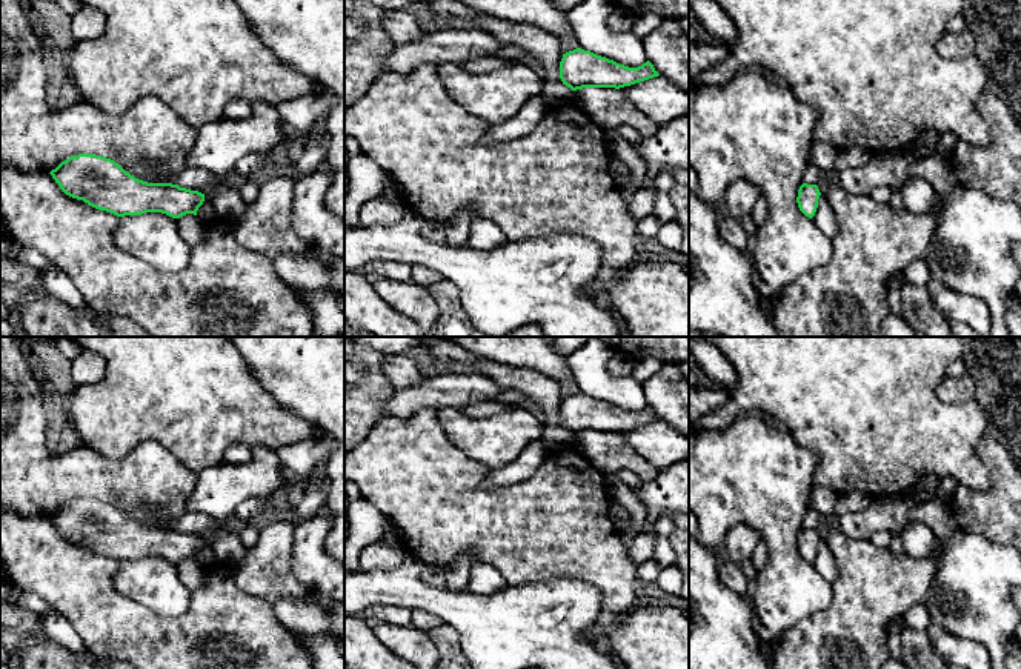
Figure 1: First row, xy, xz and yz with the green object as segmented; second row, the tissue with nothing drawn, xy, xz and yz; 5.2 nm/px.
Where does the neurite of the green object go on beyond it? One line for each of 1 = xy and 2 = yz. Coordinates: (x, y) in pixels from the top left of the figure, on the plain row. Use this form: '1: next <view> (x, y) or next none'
1: next none
2: next none

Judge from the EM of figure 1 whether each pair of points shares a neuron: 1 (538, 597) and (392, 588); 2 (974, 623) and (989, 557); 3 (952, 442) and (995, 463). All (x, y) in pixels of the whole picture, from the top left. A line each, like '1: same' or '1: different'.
1: same
2: same
3: different

